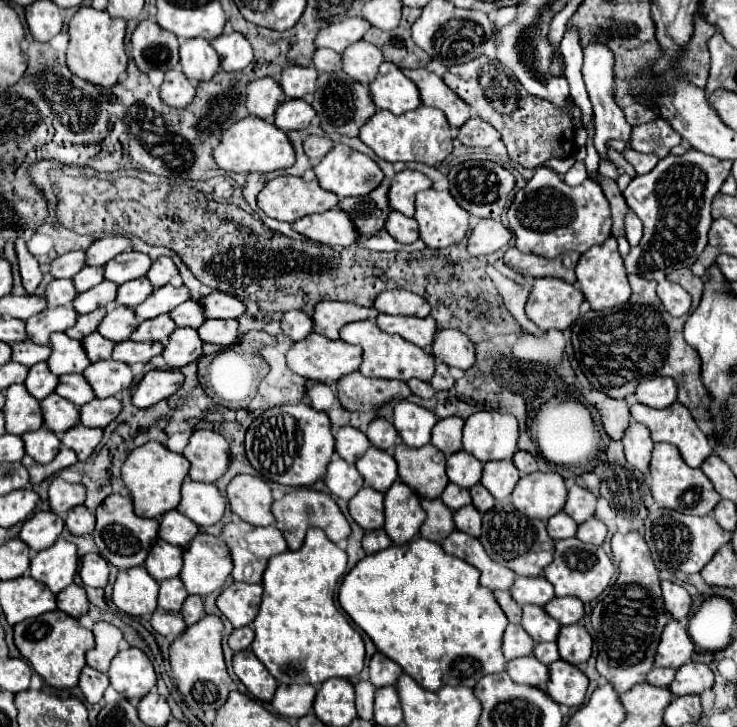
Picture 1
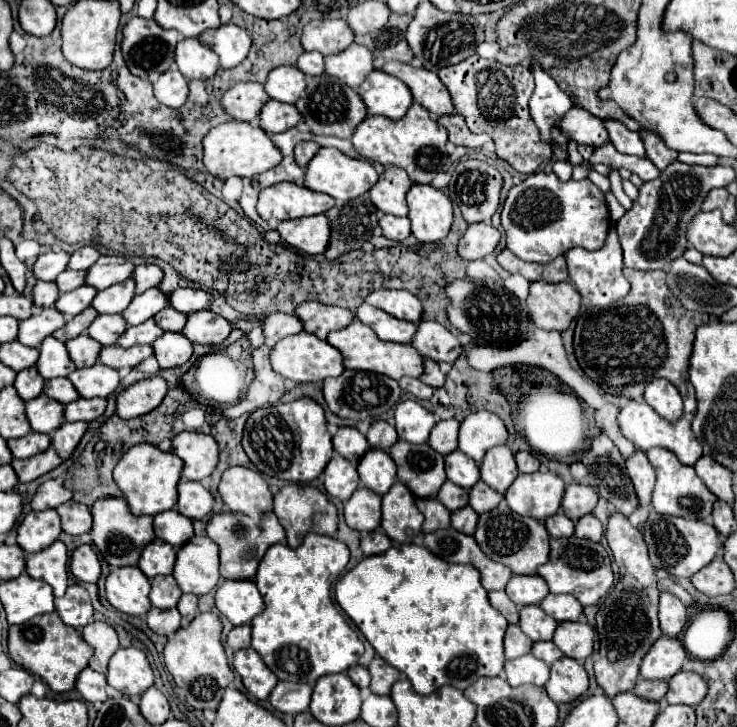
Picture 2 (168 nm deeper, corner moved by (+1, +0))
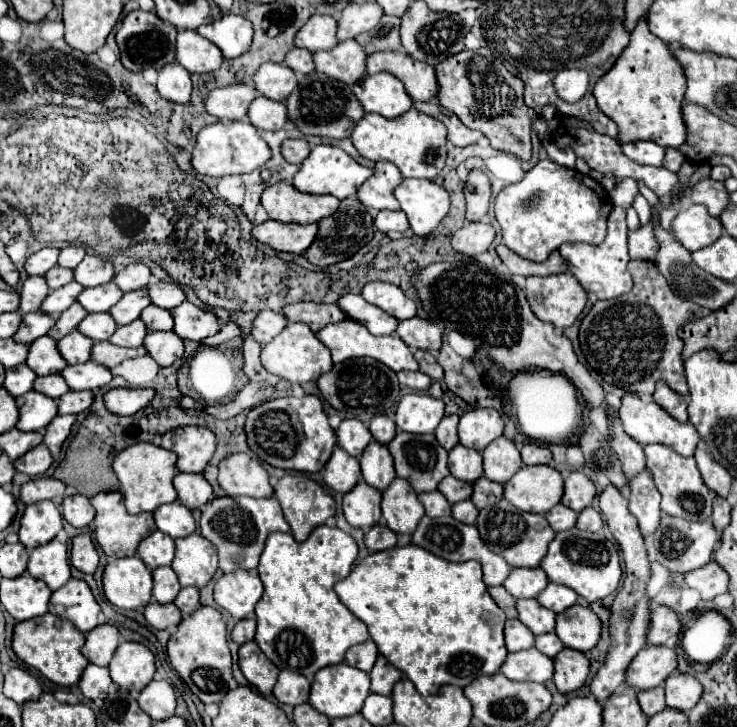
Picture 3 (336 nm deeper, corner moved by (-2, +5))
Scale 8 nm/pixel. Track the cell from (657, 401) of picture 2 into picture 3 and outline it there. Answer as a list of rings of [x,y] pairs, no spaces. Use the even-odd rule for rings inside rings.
[[[658,383],[658,385],[656,385],[654,401],[656,401],[666,413],[670,413],[676,421],[680,421],[680,423],[688,421],[688,411],[686,411],[688,399],[682,397],[682,395],[678,395],[676,391],[670,391],[670,387],[668,387],[666,383]]]

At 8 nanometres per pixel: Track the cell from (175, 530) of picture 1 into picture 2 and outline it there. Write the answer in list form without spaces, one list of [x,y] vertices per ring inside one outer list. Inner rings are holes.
[[[167,510],[157,514],[153,526],[155,526],[155,536],[173,544],[175,548],[185,544],[193,536],[191,520],[187,516],[181,516],[181,512],[177,510]]]

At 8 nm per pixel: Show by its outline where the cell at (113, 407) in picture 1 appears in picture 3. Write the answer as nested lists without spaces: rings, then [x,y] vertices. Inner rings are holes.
[[[68,391],[58,399],[58,415],[82,413],[92,405],[92,401],[94,401],[92,391]]]

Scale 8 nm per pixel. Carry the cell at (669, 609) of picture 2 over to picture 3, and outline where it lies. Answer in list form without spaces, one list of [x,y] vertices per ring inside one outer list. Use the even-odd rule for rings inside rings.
[[[654,607],[650,611],[650,629],[646,633],[646,641],[650,645],[666,645],[680,631],[680,621],[676,613],[668,607]]]

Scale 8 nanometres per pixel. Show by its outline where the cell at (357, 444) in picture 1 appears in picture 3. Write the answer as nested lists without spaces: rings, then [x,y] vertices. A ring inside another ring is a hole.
[[[344,419],[336,429],[336,437],[338,437],[338,447],[342,447],[356,459],[360,459],[362,451],[372,441],[368,427],[358,419]]]

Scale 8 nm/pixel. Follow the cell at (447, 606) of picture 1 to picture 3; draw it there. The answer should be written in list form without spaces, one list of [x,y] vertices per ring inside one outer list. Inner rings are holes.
[[[394,547],[372,553],[354,565],[352,573],[334,585],[342,603],[368,625],[378,651],[400,671],[408,675],[420,695],[432,695],[442,685],[466,687],[480,675],[492,675],[504,663],[508,649],[504,645],[506,615],[492,603],[482,581],[482,567],[476,561],[450,563],[420,547]]]

